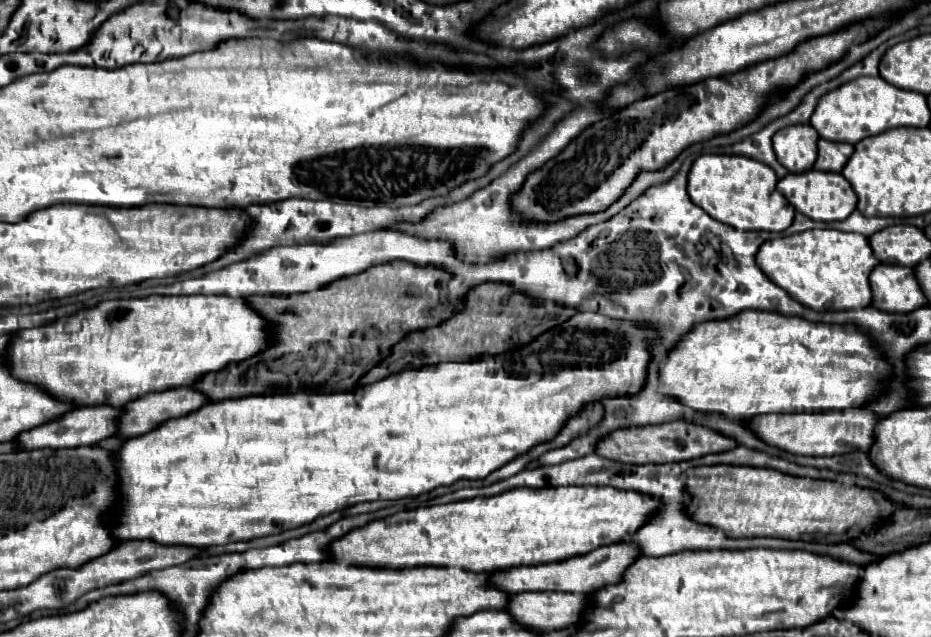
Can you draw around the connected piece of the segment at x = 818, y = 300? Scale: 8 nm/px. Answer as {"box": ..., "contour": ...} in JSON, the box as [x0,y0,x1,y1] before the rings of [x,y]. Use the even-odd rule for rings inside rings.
{"box":[756,229,878,311],"contour":[[[812,229],[790,237],[776,237],[762,243],[756,263],[772,283],[782,287],[794,301],[814,311],[844,311],[870,305],[870,271],[878,265],[868,237],[836,229]]]}

